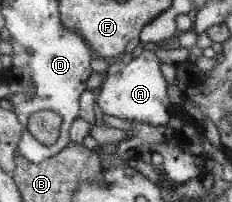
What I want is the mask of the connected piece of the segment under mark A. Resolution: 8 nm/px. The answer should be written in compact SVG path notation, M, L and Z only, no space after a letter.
M142 50L138 57L125 65L118 60L114 61L102 74L101 85L96 90L97 111L121 120L143 122L152 126L163 125L168 122L167 109L171 105L166 93L167 86L154 53Z

